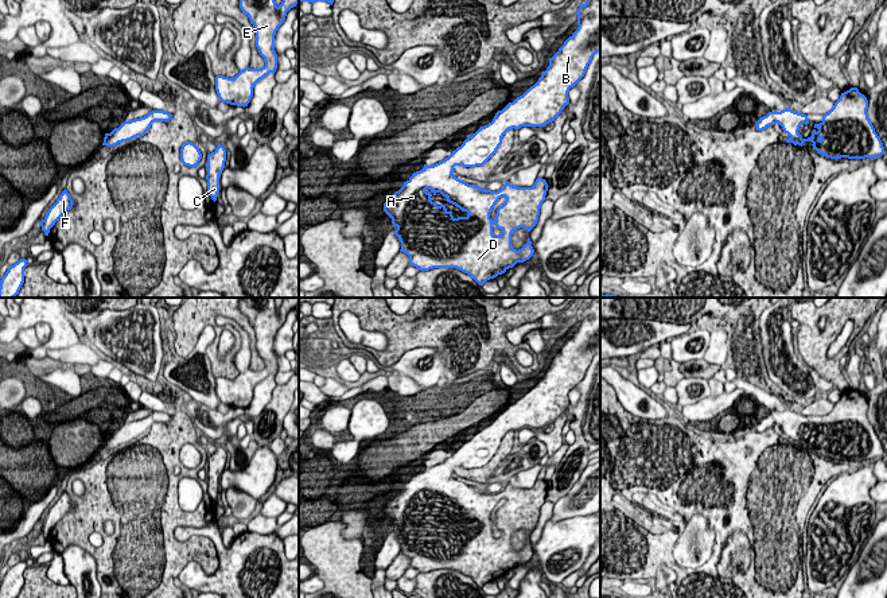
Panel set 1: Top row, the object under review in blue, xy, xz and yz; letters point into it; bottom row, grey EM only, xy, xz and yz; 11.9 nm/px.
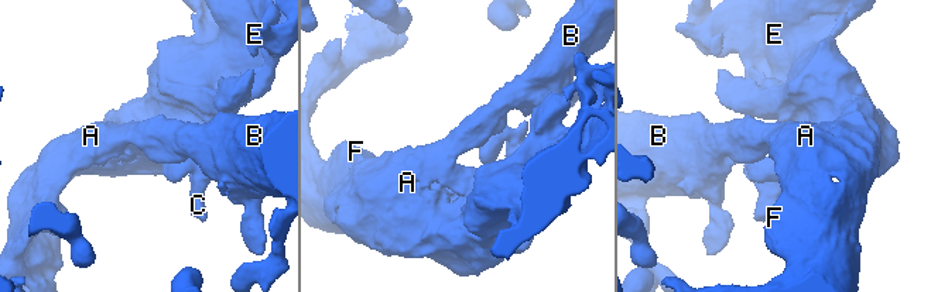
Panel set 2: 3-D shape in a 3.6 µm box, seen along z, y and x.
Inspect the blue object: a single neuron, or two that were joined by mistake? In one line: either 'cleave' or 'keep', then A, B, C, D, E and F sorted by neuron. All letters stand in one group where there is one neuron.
keep; A B C D E F

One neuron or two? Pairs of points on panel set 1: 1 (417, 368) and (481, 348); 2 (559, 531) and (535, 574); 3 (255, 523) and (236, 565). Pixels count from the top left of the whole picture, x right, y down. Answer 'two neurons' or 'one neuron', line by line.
1: two neurons
2: two neurons
3: two neurons

